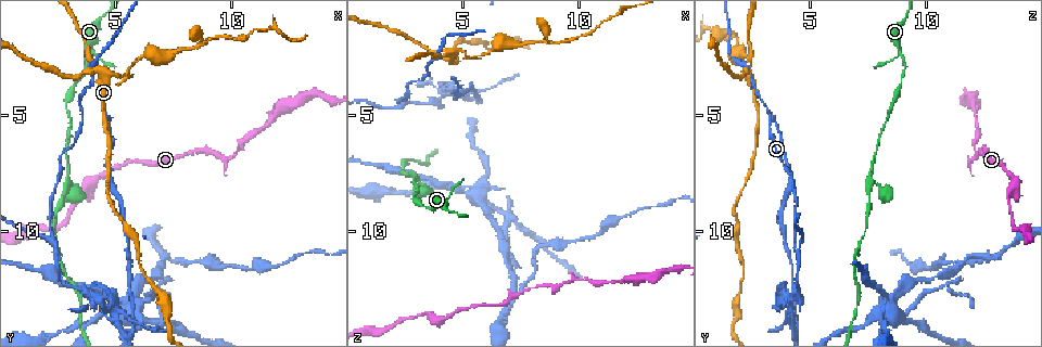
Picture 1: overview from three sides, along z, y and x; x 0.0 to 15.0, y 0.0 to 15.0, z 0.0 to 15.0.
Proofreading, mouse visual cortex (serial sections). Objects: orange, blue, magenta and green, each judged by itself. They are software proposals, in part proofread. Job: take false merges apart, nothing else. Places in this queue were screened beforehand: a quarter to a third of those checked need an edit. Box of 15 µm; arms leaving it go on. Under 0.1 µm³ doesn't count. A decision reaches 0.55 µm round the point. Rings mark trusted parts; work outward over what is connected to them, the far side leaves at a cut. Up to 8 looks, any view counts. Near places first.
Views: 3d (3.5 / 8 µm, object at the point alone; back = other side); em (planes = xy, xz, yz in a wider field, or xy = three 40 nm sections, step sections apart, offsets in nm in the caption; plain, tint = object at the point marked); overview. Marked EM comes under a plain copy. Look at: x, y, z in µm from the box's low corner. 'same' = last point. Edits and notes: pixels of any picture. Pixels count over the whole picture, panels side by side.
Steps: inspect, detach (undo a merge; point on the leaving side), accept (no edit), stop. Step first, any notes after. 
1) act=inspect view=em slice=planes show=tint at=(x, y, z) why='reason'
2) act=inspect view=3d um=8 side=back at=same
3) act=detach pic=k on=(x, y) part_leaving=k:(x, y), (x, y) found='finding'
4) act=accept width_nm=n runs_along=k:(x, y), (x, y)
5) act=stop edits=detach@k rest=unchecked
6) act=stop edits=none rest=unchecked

act=inspect view=3d um=3.5 at=(2.4, 10.9, 4.4) why='three-way junction'

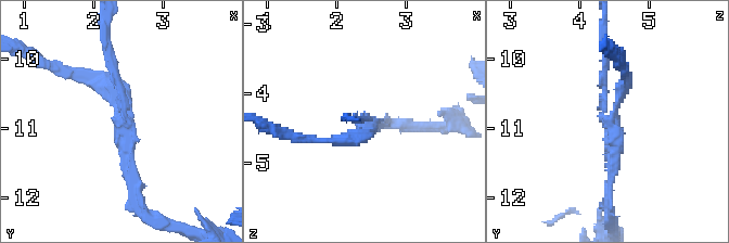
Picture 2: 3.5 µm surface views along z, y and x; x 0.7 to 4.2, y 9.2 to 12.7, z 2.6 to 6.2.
act=inspect view=em slice=xy step=2 show=tint at=(2.40, 10.80, 4.45) arms=3 arm_widths_nm=100,150,200

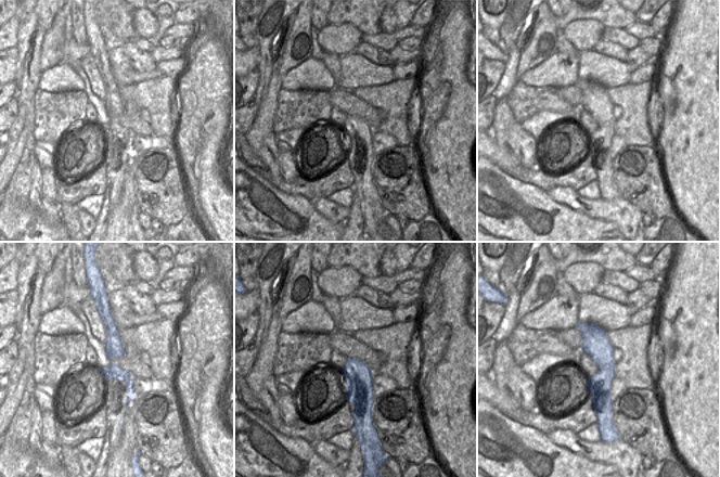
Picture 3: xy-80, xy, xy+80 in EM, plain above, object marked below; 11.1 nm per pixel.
act=detach pic=2 on=(400, 125) part_leaving=2:(366, 125), (393, 125) found='a second cell is stuck on'

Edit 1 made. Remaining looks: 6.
act=inspect view=overview why='see it whole again'

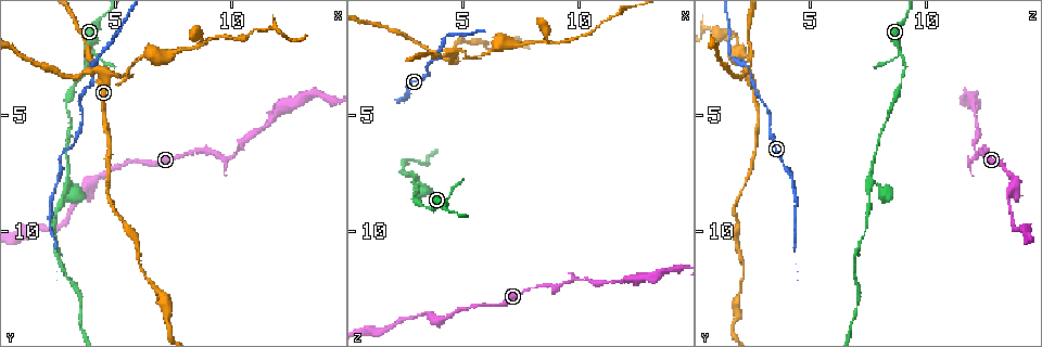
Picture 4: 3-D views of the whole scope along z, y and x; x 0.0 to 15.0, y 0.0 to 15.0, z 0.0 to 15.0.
act=inspect view=3d um=3.5 at=(10.3, 6.6, 12.0) why='a narrow waist'

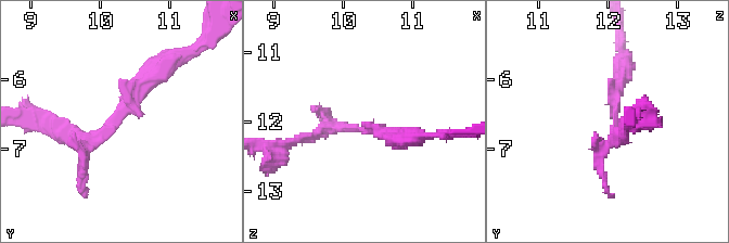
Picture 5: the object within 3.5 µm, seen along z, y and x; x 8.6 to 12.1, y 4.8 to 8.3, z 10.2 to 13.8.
act=inspect view=em slice=planes show=tint at=(10.35, 6.55, 12.10) arm_widths_nm=150,250

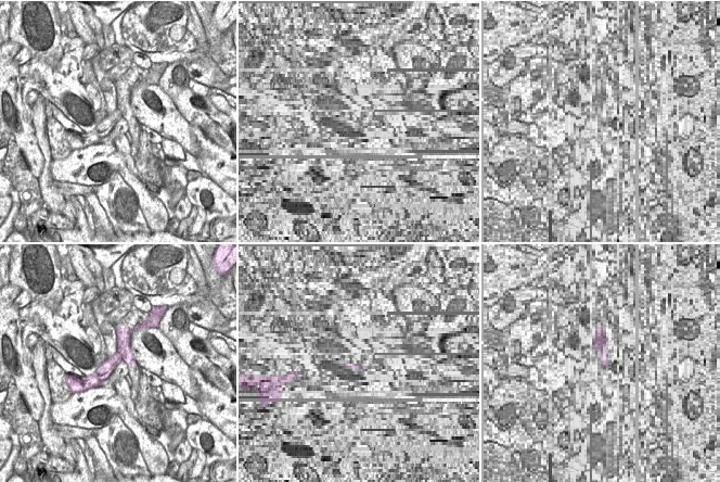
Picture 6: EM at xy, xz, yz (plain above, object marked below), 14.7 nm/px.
act=accept runs_along=5:(61, 131), (101, 138), (167, 61) found='continuous, no second cell'

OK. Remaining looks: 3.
act=inspect view=3d um=8 at=(3.9, 2.4, 8.9) why='thick turns thin'

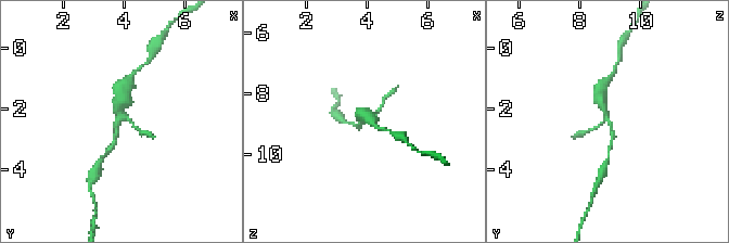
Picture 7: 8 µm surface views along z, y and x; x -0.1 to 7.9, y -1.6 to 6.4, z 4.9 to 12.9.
act=inspect view=em slice=xy step=1 show=tint at=(3.9, 2.3, 8.9) why='now the EM'

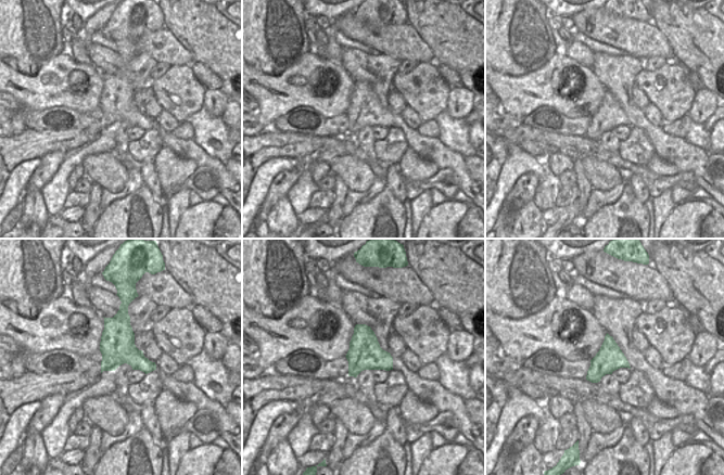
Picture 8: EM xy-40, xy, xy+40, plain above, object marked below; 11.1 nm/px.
act=accept width_nm=360 runs_along=7:(119, 91), (122, 116), (110, 148) found='one cell here'

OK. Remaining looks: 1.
act=stop edits=detach@2 rest=unchecked

